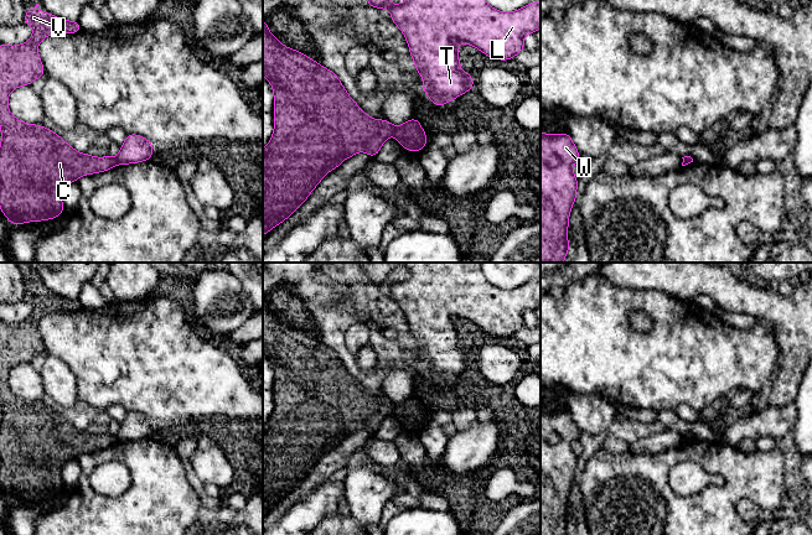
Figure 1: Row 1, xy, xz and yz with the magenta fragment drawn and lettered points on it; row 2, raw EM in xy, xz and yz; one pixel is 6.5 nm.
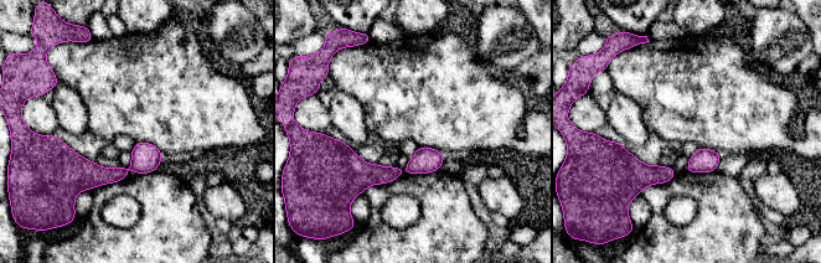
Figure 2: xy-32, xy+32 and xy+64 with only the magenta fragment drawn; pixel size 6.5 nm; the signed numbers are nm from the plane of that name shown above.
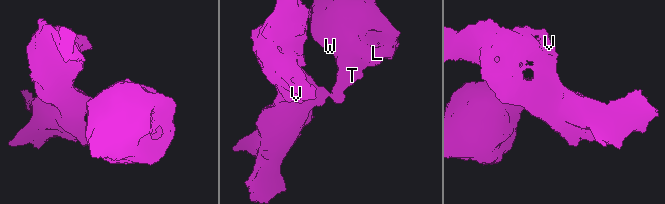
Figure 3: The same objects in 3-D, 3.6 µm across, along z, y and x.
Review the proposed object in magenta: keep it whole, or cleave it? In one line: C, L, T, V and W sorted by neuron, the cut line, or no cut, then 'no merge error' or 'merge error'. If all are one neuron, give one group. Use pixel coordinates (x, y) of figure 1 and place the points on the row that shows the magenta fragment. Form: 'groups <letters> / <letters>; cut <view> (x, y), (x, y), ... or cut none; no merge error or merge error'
groups C V / L T W; cut xz (394, 128), (392, 133); merge error

